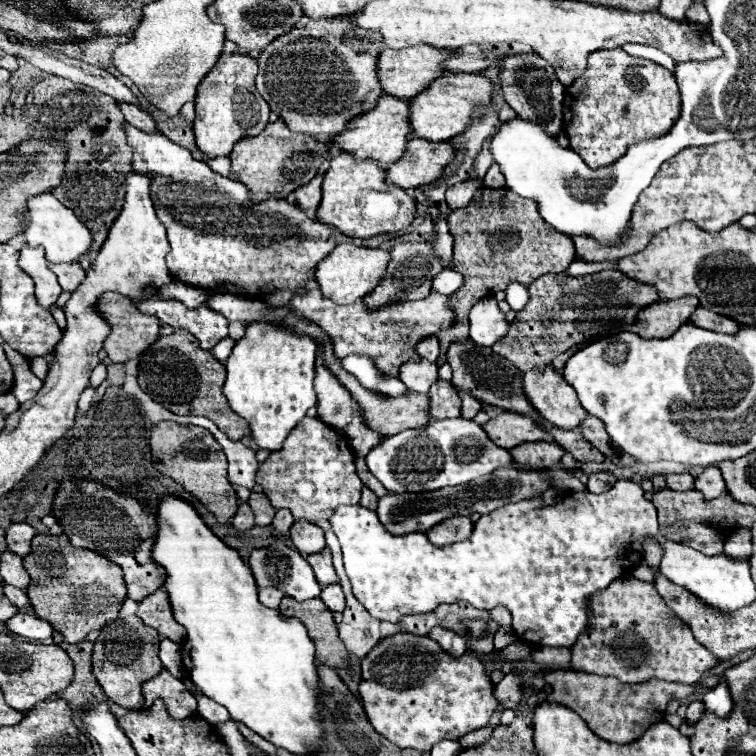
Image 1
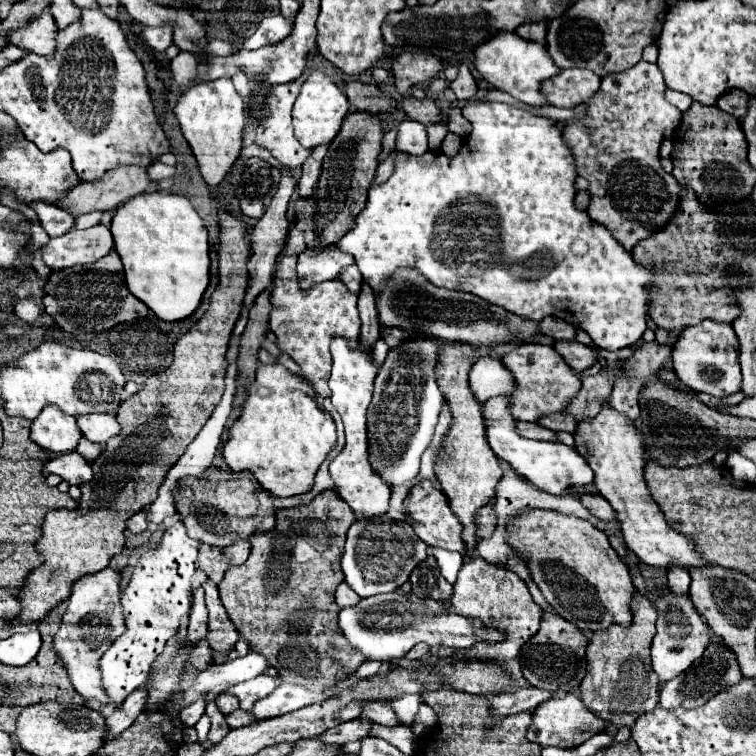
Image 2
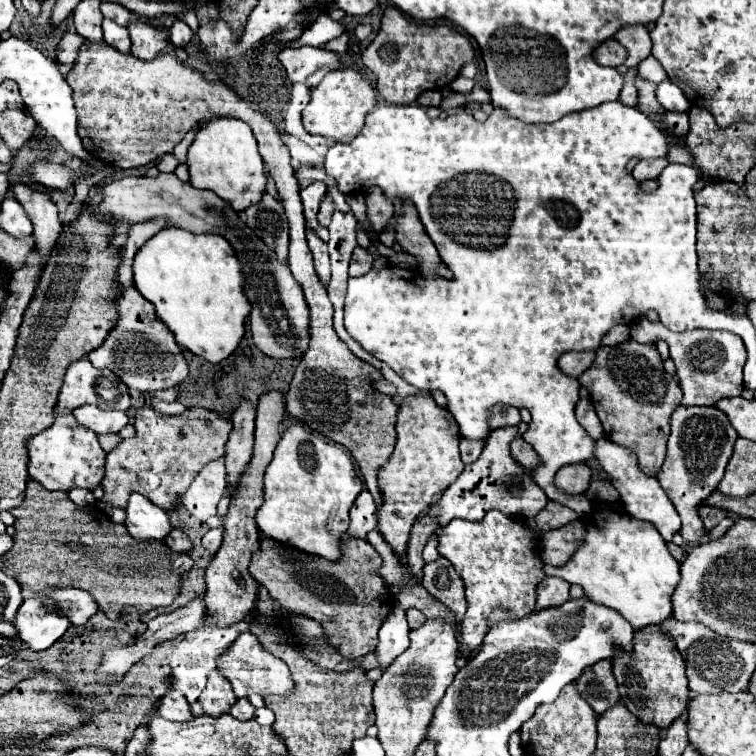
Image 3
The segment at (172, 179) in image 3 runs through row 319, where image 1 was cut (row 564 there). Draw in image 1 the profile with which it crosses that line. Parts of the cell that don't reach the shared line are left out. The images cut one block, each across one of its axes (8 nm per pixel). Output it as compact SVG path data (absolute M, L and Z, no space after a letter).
M274 542L270 546L254 550L250 554L250 568L252 568L256 584L260 588L268 588L268 586L278 588L284 594L288 594L288 596L292 596L292 598L296 598L300 602L310 600L310 598L318 598L318 592L322 590L320 584L314 578L314 572L310 568L310 564L304 560L304 556L298 550L292 550L282 542Z

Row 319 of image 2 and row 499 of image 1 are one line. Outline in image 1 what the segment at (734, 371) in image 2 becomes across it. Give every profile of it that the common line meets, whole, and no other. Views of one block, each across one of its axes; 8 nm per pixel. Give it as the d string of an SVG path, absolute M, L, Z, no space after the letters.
M708 466L702 474L698 474L694 488L700 490L706 500L718 498L718 496L722 496L722 492L726 492L726 488L722 484L722 474L718 472L716 466Z

